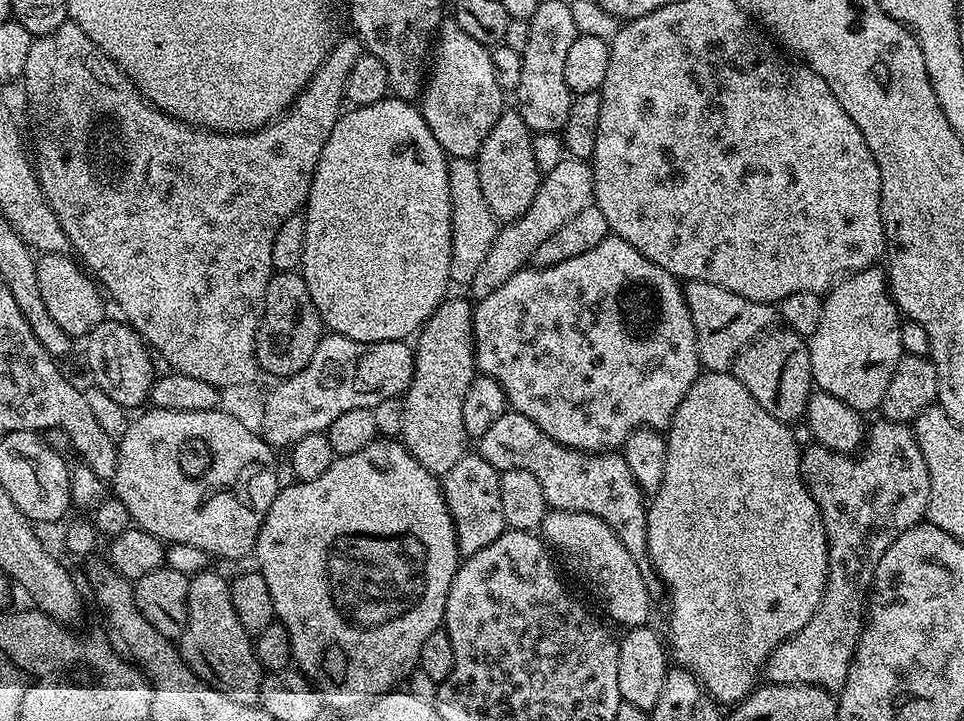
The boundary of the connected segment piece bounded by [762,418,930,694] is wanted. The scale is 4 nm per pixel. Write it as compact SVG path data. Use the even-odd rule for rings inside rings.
M883 418L877 420L873 428L871 425L867 429L866 439L857 456L847 452L832 452L817 443L813 443L812 448L803 449L800 469L804 475L804 483L822 514L822 522L828 535L828 581L814 618L810 618L810 622L806 622L806 626L802 626L798 634L779 644L769 654L762 672L773 684L813 684L819 688L827 688L833 694L839 693L846 682L846 674L852 665L852 656L864 628L868 593L872 590L872 579L878 562L882 554L890 550L900 533L921 523L928 515L930 474L926 470L926 458L922 458L922 450L918 450L916 436L907 424Z

